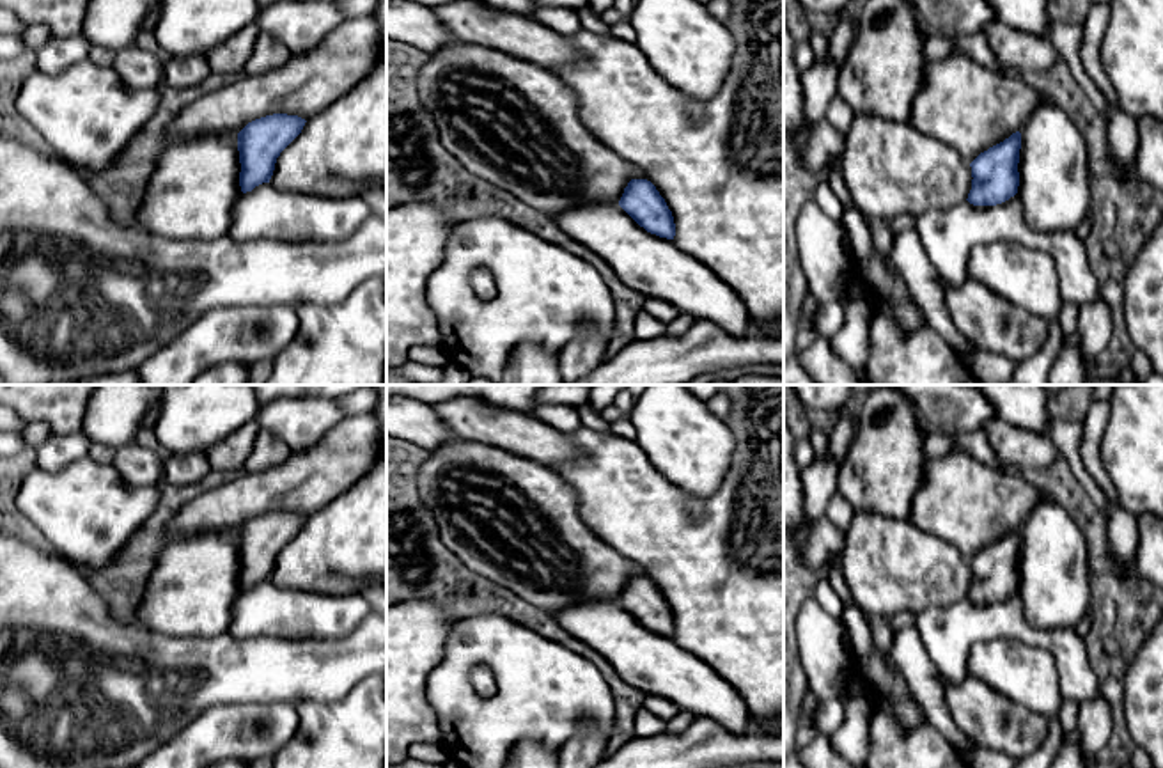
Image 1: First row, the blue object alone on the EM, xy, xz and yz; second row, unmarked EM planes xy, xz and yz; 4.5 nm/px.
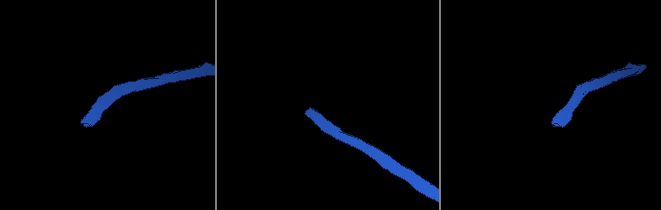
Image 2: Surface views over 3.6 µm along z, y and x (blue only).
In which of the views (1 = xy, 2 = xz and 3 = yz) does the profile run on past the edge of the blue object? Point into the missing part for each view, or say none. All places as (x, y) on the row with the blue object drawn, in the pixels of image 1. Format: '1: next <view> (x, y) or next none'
1: next xy (309, 82)
2: next xz (516, 125)
3: next yz (963, 103)

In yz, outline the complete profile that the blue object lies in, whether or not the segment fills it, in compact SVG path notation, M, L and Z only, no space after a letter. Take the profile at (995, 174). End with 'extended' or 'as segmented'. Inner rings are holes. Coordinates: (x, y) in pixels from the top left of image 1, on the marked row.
M959 51L924 67L924 82L915 98L909 122L924 135L954 147L972 167L968 202L996 206L1018 193L1019 129L1041 103L1037 92L1021 76L1003 76Z; extended

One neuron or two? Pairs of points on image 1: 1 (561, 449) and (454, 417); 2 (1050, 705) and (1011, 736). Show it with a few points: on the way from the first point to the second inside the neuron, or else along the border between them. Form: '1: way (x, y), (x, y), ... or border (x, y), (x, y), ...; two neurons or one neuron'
1: way (534, 440), (518, 431), (481, 421); one neuron
2: border (1002, 694), (1048, 719); two neurons

